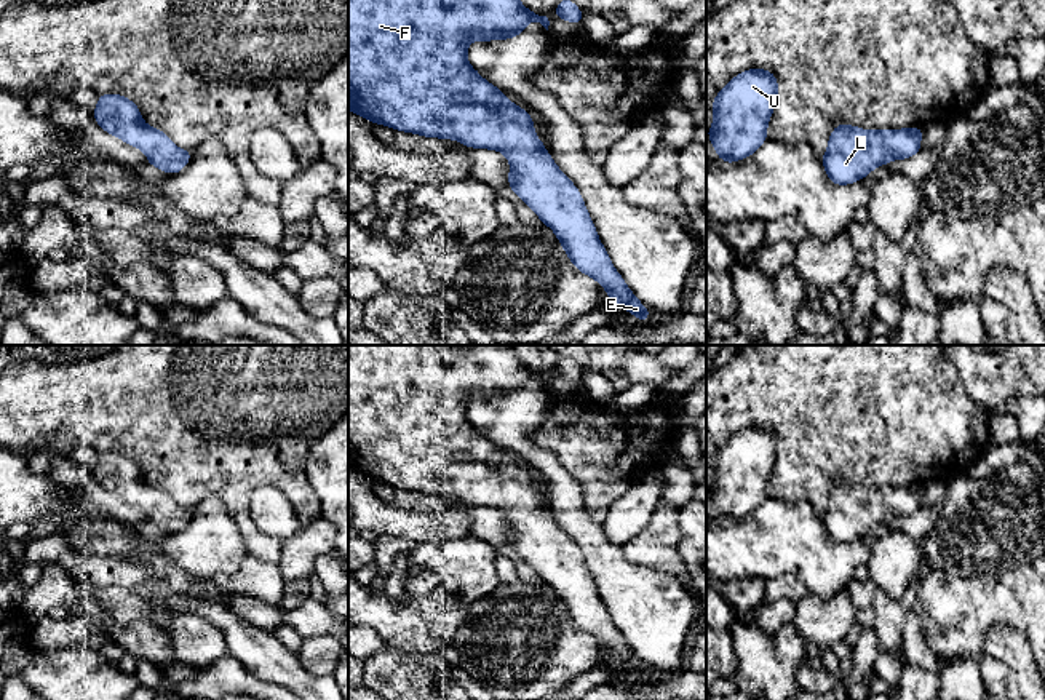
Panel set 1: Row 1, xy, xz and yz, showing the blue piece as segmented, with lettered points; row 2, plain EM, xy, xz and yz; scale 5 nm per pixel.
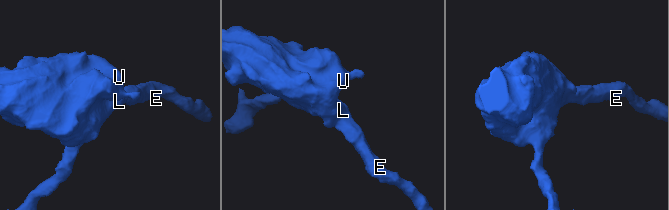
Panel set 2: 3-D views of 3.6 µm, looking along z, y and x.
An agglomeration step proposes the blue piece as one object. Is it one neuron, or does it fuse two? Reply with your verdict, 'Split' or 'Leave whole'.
Leave whole

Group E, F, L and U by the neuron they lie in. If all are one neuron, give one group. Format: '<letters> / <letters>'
E F L U

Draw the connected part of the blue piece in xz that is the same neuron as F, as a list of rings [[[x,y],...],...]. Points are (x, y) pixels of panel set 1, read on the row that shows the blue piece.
[[[348,0],[348,110],[395,131],[443,141],[455,139],[465,147],[502,152],[511,163],[510,189],[535,211],[542,224],[554,232],[574,267],[596,280],[609,299],[633,313],[638,321],[646,321],[652,313],[614,267],[580,190],[545,150],[545,142],[535,134],[532,117],[468,64],[467,54],[471,42],[515,38],[532,21],[538,21],[548,30],[548,18],[527,10],[521,0]]]

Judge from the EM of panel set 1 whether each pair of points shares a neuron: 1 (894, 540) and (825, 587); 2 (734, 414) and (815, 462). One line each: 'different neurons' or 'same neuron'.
1: different neurons
2: same neuron

